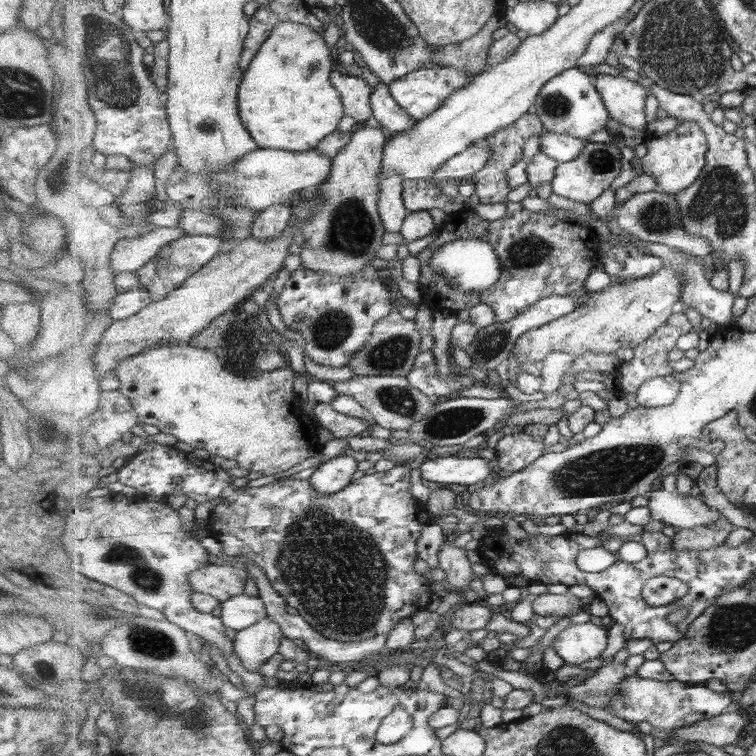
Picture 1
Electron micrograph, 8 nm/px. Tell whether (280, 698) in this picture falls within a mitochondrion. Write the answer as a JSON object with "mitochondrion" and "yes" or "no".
{"mitochondrion":"no"}

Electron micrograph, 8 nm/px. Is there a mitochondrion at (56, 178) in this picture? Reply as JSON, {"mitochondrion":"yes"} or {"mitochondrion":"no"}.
{"mitochondrion":"yes"}

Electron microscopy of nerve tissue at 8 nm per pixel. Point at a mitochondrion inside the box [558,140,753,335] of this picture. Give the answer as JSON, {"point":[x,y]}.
{"point":[719,201]}

